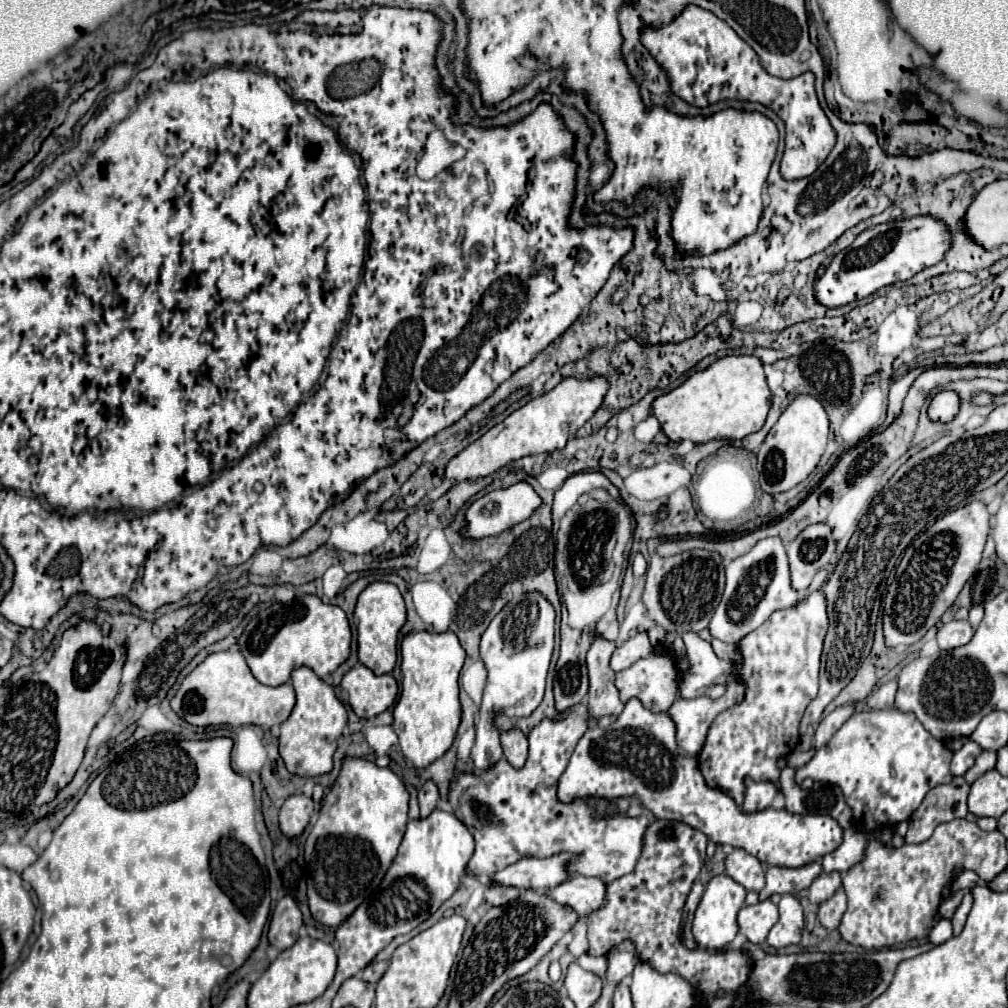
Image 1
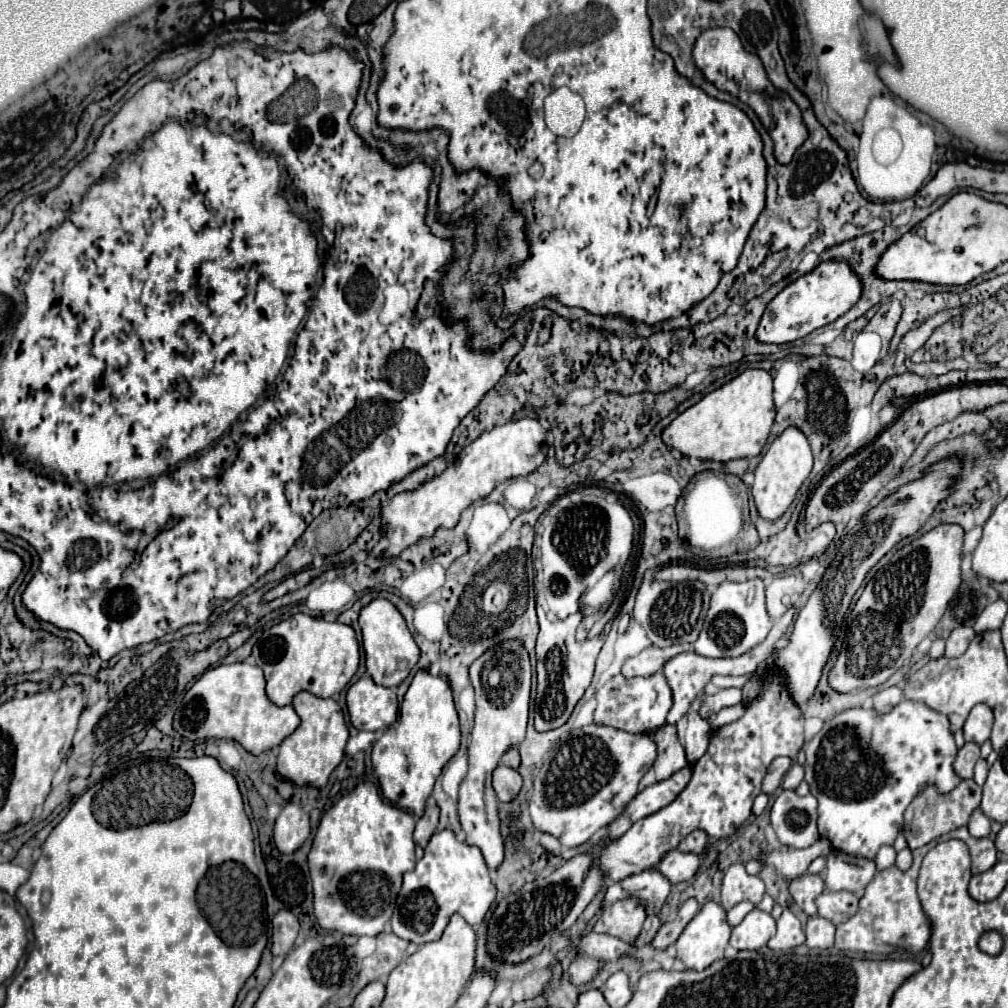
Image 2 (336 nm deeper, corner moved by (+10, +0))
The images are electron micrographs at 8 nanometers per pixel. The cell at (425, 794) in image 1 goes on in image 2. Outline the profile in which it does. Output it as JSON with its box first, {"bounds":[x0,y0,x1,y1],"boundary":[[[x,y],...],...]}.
{"bounds":[414,802,440,848],"boundary":[[[430,802],[430,804],[426,804],[424,816],[420,816],[420,818],[416,820],[414,840],[416,840],[416,844],[420,844],[422,848],[428,844],[430,836],[432,836],[434,830],[436,830],[436,824],[438,824],[438,812],[440,812],[440,808],[438,808],[436,804]]]}

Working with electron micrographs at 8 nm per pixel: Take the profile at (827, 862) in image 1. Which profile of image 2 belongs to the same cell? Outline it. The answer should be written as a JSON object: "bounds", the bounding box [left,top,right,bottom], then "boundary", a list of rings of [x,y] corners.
{"bounds":[824,852,876,892],"boundary":[[[830,852],[826,858],[826,876],[824,884],[828,890],[848,890],[858,892],[868,886],[868,882],[874,878],[876,866],[874,860],[864,858],[864,866],[856,866],[850,862],[846,854]]]}

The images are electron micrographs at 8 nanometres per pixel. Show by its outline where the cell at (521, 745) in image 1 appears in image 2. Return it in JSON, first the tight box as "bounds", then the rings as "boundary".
{"bounds":[492,764,522,802],"boundary":[[[498,764],[496,770],[494,770],[492,784],[494,784],[494,790],[496,790],[498,798],[508,802],[508,800],[512,800],[520,792],[522,776],[520,776],[518,770],[514,770],[510,766],[504,766],[504,764]]]}

